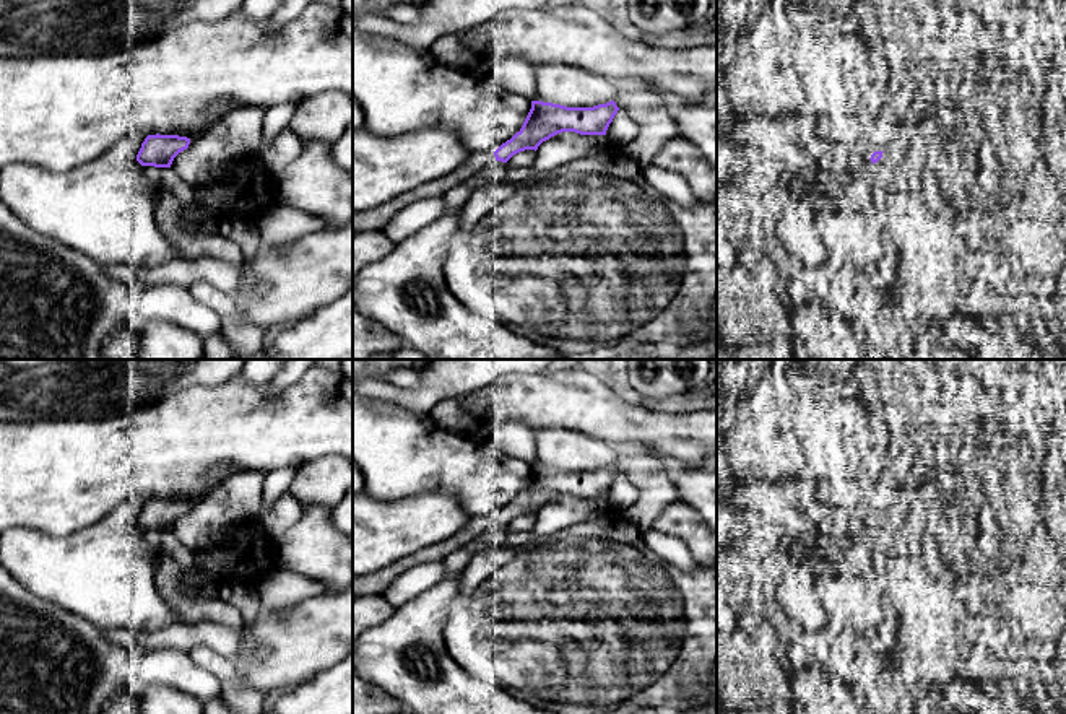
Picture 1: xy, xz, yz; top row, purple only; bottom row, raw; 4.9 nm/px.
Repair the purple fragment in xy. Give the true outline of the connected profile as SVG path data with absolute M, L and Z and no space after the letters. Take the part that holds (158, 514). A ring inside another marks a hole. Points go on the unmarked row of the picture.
M148 499L141 507L136 525L141 530L171 532L174 522L187 514L190 503L179 499Z

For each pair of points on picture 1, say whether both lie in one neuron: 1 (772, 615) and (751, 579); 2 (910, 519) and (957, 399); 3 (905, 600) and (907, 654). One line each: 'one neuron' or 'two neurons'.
1: one neuron
2: one neuron
3: one neuron

